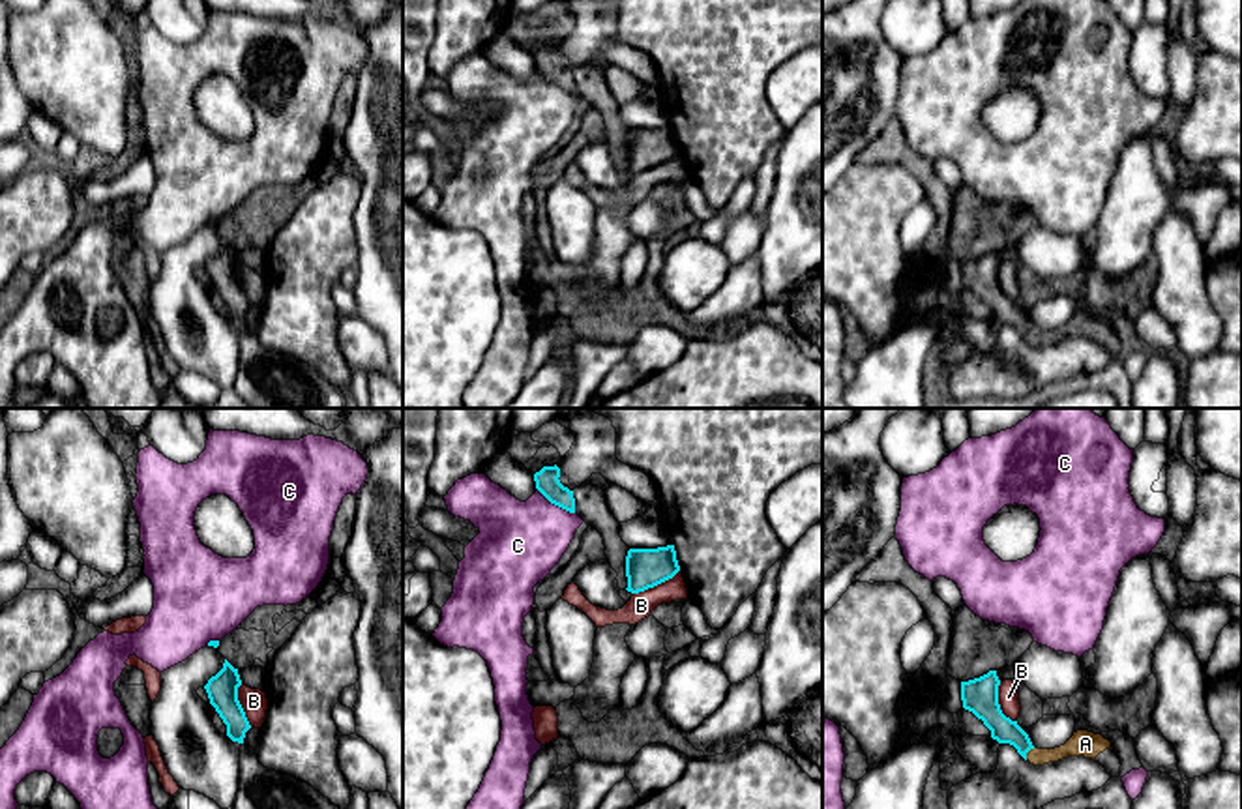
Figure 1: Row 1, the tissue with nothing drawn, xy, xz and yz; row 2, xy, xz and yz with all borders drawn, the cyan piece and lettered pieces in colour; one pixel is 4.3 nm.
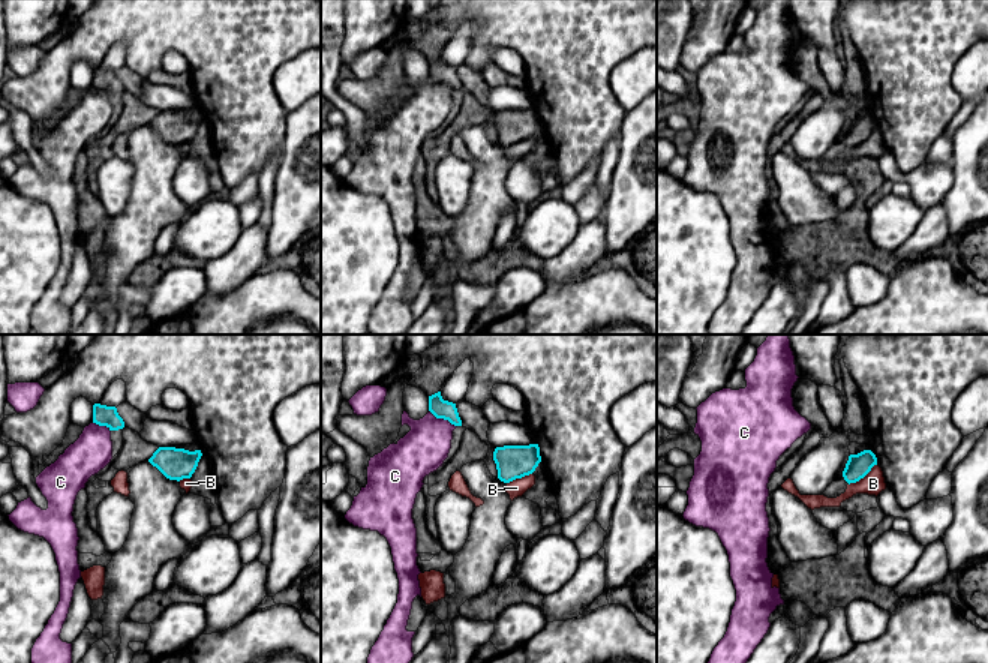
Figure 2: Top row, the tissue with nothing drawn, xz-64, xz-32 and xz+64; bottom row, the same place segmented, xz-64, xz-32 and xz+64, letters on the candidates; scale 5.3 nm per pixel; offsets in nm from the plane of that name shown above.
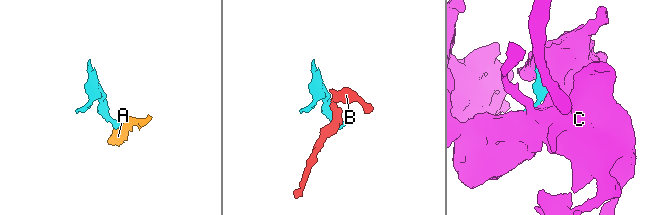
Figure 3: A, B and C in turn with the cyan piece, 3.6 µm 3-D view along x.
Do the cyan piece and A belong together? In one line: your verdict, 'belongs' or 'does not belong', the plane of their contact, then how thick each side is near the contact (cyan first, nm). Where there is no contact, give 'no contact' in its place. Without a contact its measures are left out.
belongs; contact in yz; calibres 110 and 110 nm

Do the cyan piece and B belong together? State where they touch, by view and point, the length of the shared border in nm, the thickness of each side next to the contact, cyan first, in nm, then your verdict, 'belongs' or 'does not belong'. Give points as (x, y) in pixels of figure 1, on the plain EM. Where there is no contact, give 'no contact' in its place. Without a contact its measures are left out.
xz (656, 165) | 220 nm | 180/110 nm | does not belong

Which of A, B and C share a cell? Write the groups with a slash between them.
A / B / C

